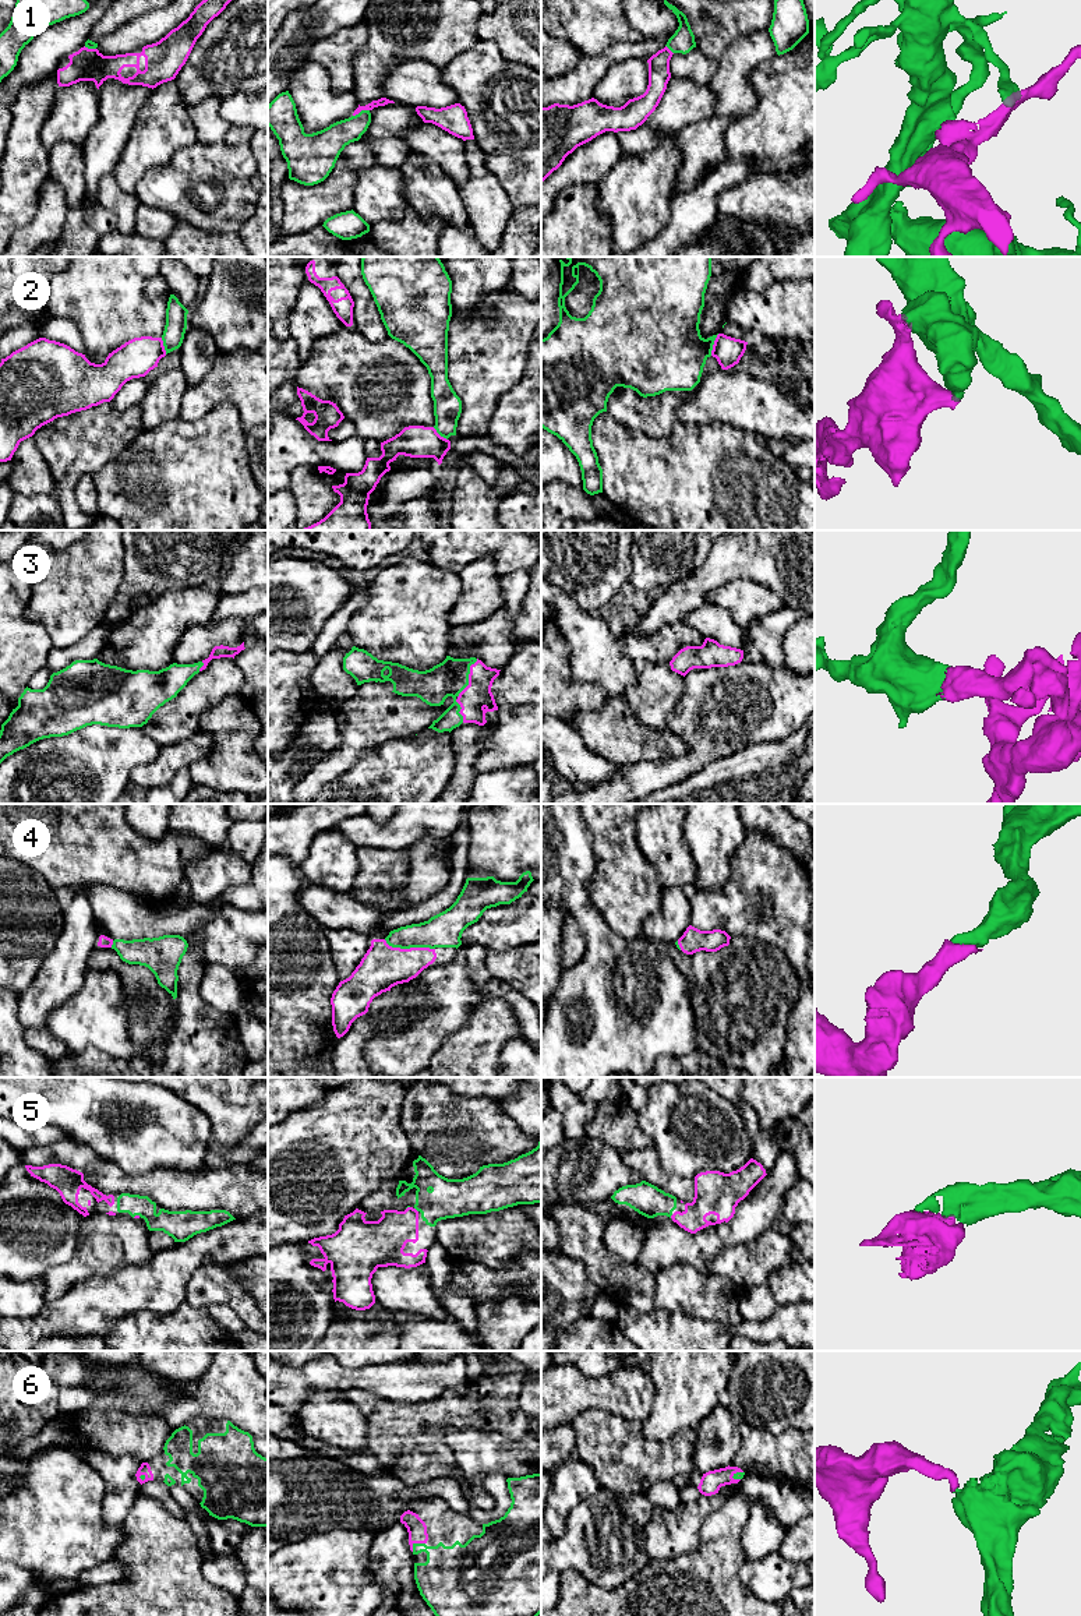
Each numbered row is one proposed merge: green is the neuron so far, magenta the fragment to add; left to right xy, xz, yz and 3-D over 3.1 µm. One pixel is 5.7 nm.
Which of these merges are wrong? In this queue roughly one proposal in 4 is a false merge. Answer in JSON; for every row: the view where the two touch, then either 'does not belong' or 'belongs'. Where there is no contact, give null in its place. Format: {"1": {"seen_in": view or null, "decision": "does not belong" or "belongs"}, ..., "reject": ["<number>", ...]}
{"1": {"seen_in": "xz", "decision": "belongs"}, "2": {"seen_in": "yz", "decision": "does not belong"}, "3": {"seen_in": "xz", "decision": "belongs"}, "4": {"seen_in": "xz", "decision": "belongs"}, "5": {"seen_in": "xz", "decision": "belongs"}, "6": {"seen_in": "xz", "decision": "belongs"}, "reject": ["2"]}

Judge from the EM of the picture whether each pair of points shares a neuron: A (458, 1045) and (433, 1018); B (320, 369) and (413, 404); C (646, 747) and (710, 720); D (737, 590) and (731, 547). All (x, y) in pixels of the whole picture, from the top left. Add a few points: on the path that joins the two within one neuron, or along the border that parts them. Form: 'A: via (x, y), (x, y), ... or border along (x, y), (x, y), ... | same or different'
A: border along (472, 1011), (470, 1019), (442, 1041), (430, 1061) | different
B: via (343, 392), (366, 419), (389, 413) | same
C: border along (686, 747), (682, 752), (670, 758), (653, 759) | different
D: border along (767, 586), (731, 579), (713, 588), (707, 597) | different

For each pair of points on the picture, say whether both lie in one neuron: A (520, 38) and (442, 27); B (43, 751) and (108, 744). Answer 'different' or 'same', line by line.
A: different
B: same

